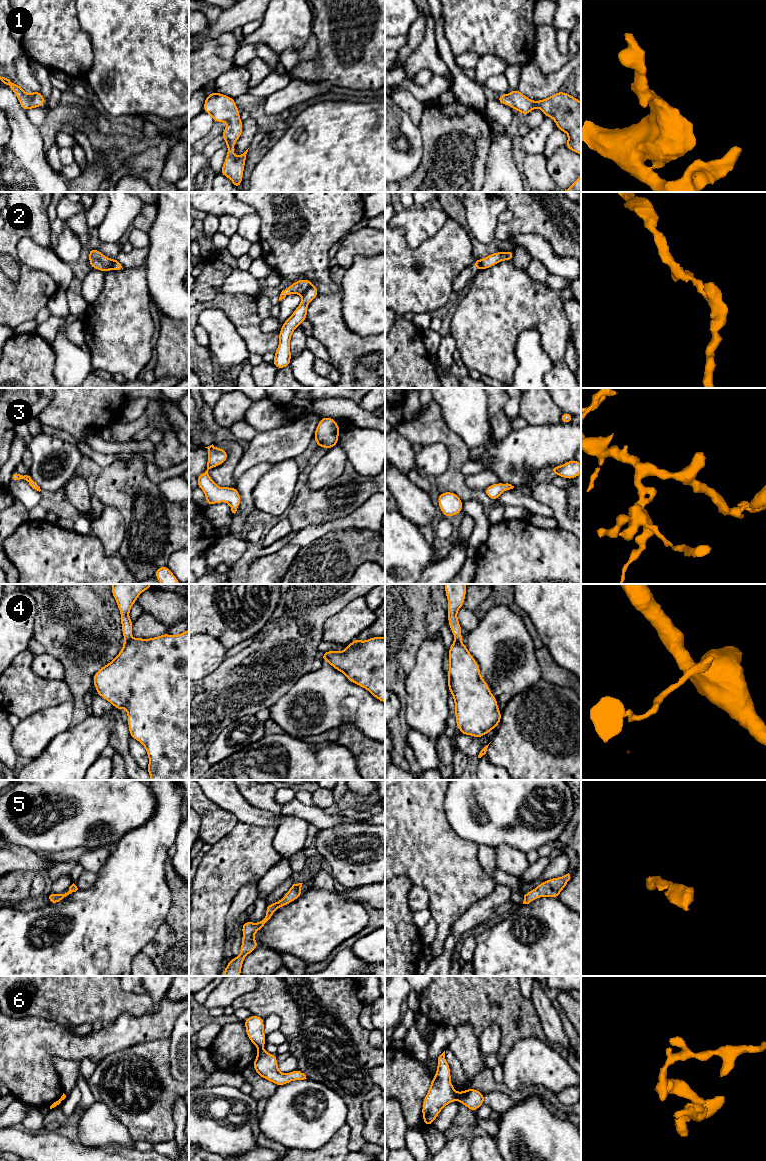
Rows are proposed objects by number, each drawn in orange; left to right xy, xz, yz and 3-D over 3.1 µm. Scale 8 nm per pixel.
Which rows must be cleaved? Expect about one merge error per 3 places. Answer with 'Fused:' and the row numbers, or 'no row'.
Fused: 2, 4, 6

